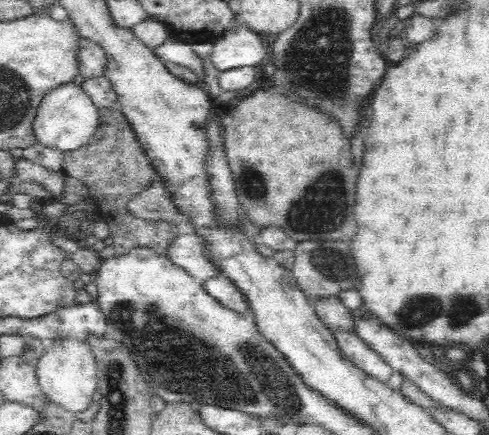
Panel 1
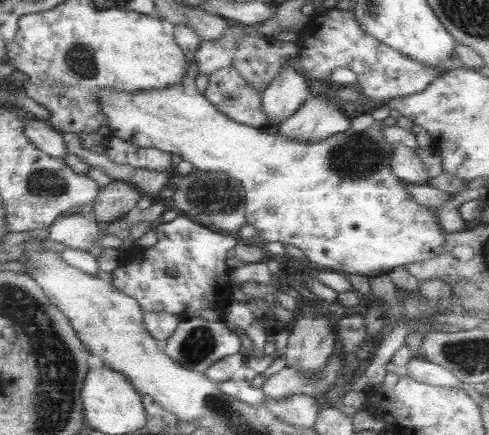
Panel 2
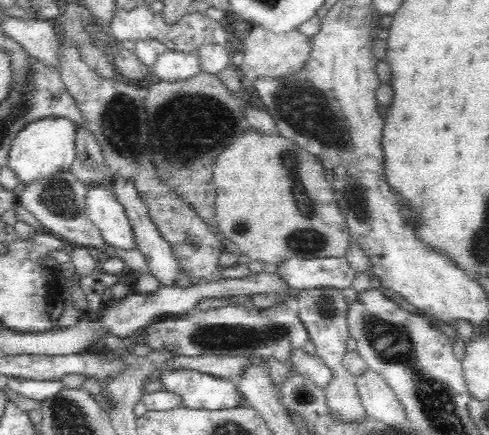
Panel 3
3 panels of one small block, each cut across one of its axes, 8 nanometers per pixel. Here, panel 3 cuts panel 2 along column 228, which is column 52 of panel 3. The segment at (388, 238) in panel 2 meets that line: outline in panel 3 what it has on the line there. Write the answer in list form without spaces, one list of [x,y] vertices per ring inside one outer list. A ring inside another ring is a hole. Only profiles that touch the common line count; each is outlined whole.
[[[42,118],[26,124],[16,134],[8,155],[10,170],[19,180],[19,188],[28,186],[36,180],[43,180],[54,176],[60,170],[70,171],[75,153],[75,123],[69,118]]]

